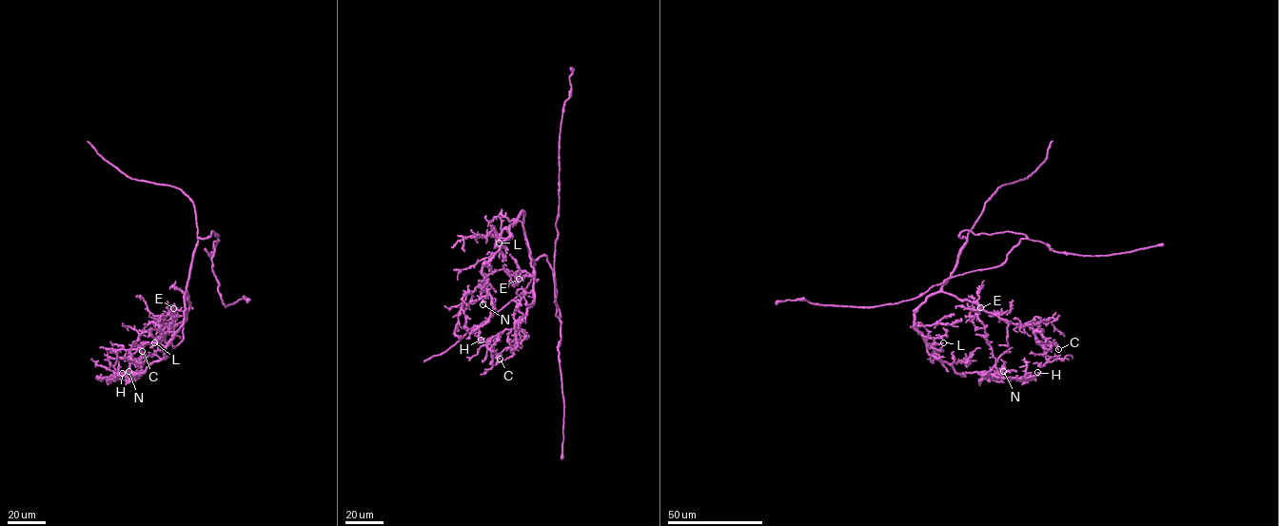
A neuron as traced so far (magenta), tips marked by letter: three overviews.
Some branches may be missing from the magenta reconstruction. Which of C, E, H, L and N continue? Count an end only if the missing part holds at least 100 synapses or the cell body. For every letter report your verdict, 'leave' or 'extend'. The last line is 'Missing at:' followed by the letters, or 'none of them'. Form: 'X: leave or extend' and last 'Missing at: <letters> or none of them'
C: leave
E: leave
H: leave
L: extend
N: leave
Missing at: L

